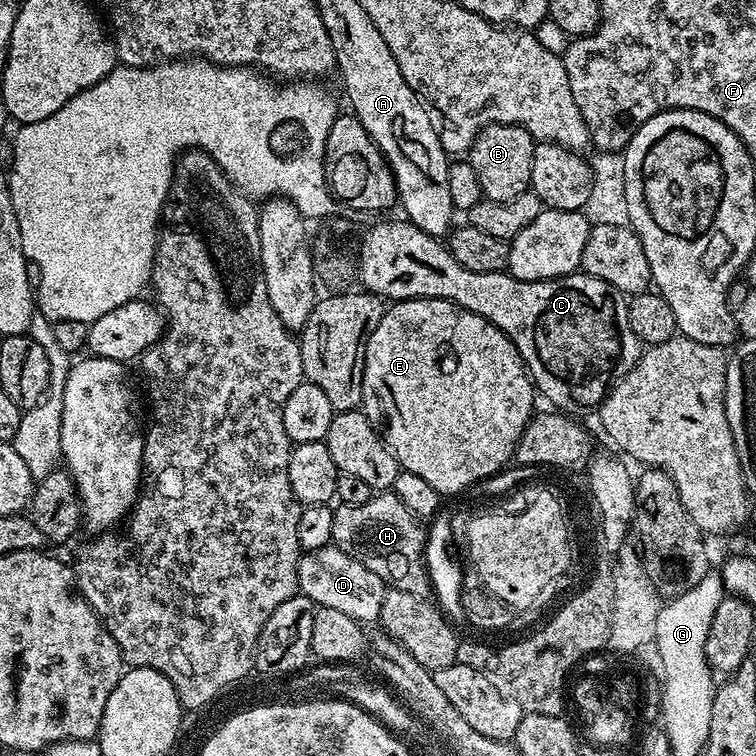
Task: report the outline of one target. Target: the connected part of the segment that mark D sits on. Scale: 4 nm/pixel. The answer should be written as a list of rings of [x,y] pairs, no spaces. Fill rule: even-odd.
[[[328,544],[317,552],[304,552],[298,562],[298,592],[312,600],[313,605],[338,610],[358,622],[364,620],[379,621],[382,610],[382,598],[386,585],[374,570],[366,570],[362,562],[350,558],[335,544]]]

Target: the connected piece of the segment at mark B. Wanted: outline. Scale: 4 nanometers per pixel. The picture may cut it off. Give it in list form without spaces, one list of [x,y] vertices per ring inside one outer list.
[[[487,124],[466,153],[468,164],[474,166],[474,174],[478,174],[478,182],[484,191],[483,199],[506,202],[529,191],[532,183],[530,166],[534,166],[535,149],[536,144],[527,128],[518,124]]]

